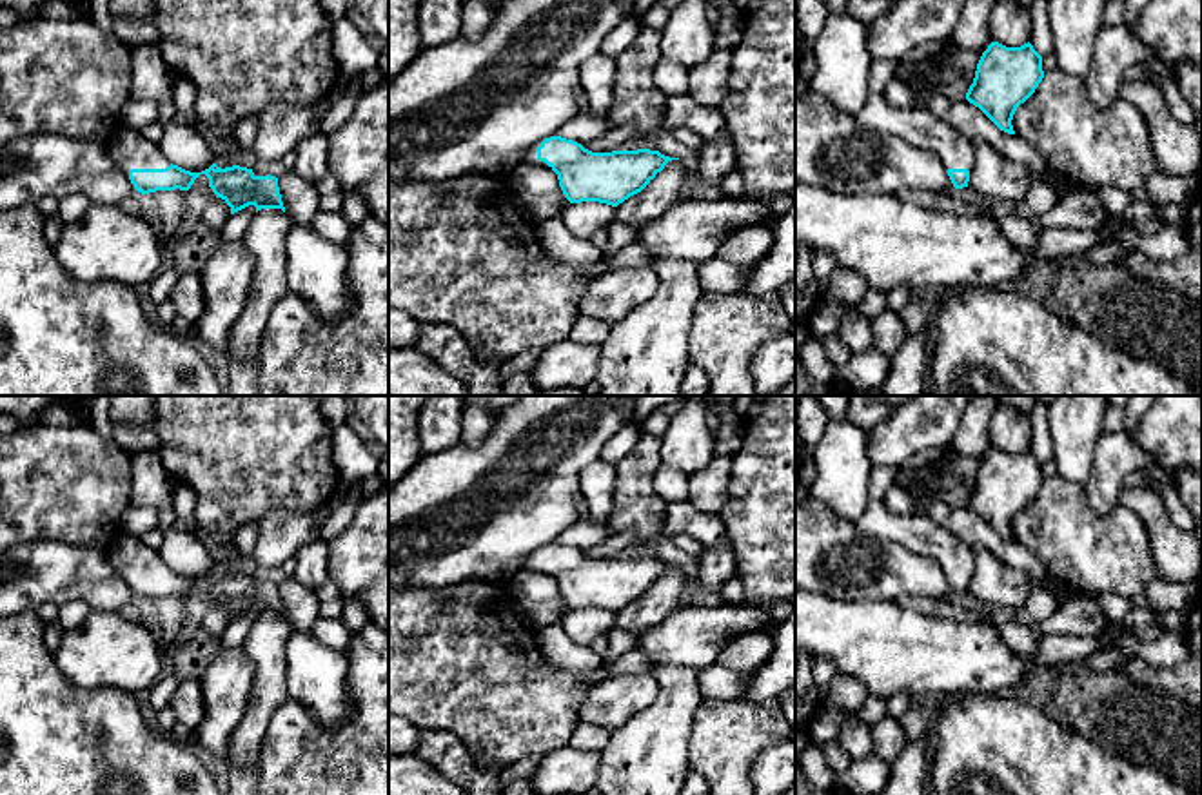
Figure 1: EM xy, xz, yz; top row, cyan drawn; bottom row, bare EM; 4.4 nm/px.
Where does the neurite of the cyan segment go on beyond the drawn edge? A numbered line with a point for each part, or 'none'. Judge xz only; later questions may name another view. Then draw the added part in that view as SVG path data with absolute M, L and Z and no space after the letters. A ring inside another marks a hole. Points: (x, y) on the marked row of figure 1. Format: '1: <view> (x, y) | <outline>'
1: xz (532, 153) | M541 140L543 142L543 140ZM541 142L534 143L528 151L527 151L527 158L525 162L534 163L534 165L541 165L541 167L548 167L545 162L537 160L537 147L541 145ZM548 167L552 171L552 167Z

